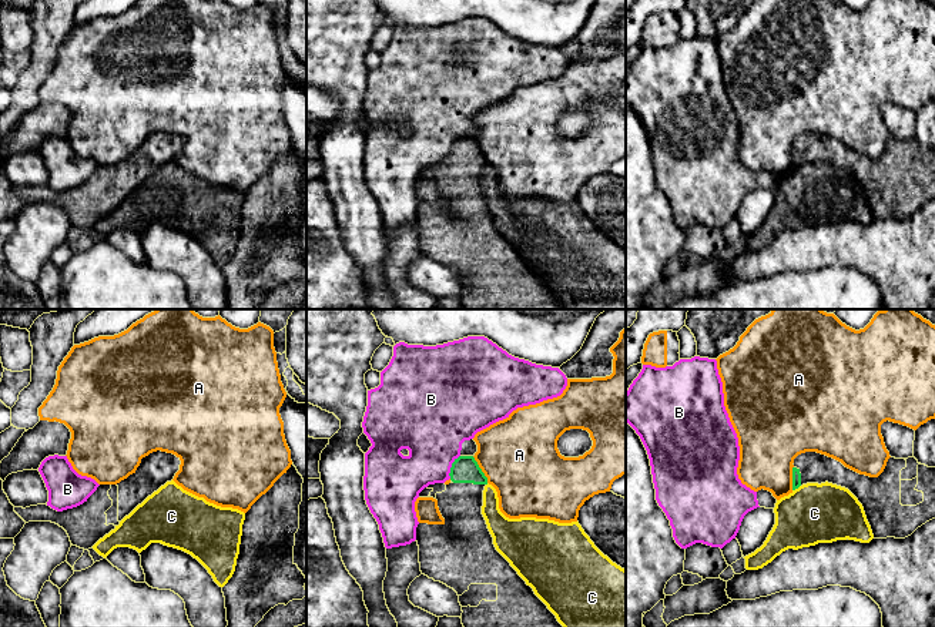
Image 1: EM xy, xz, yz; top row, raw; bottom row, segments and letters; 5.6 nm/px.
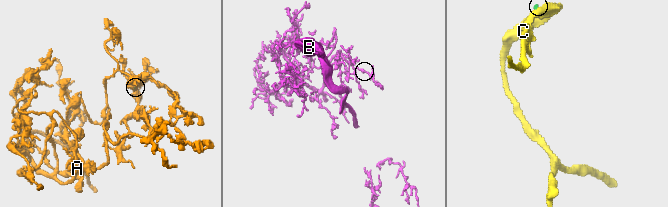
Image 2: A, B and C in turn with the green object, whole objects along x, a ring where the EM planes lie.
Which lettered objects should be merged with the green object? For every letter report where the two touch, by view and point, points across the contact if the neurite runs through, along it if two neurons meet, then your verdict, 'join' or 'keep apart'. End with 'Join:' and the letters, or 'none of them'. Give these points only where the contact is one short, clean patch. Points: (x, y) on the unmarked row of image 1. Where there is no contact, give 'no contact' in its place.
A: contact xz (481, 150); border xz (472, 137), (488, 163); keep apart
B: contact xz (452, 147); border xz (459, 136), (452, 144), (449, 158); keep apart
C: contact yz (796, 168); border yz (800, 166), (793, 171); keep apart
Join: none of them

